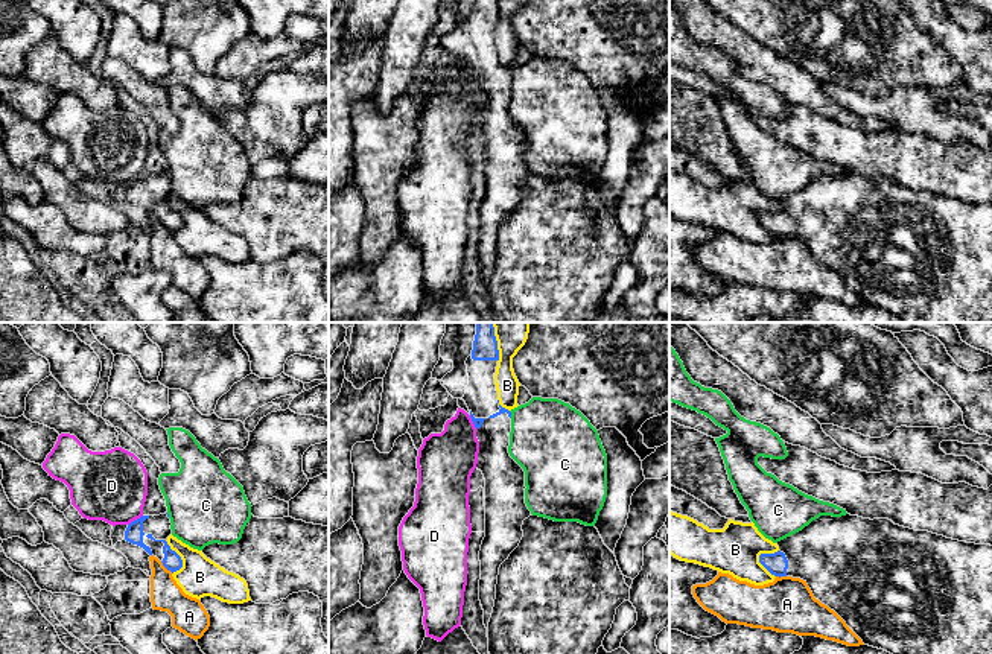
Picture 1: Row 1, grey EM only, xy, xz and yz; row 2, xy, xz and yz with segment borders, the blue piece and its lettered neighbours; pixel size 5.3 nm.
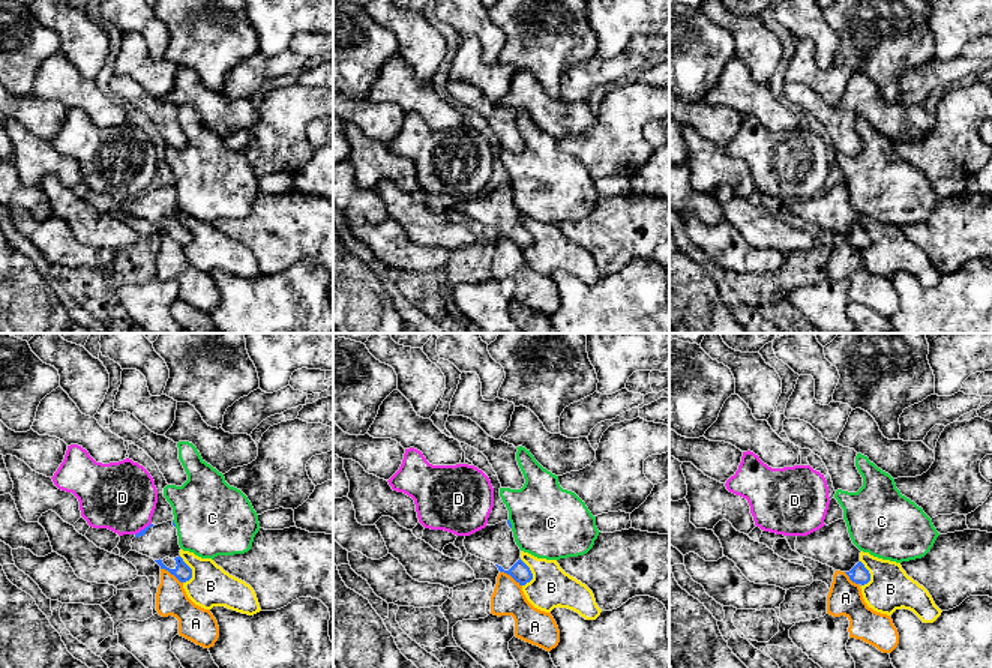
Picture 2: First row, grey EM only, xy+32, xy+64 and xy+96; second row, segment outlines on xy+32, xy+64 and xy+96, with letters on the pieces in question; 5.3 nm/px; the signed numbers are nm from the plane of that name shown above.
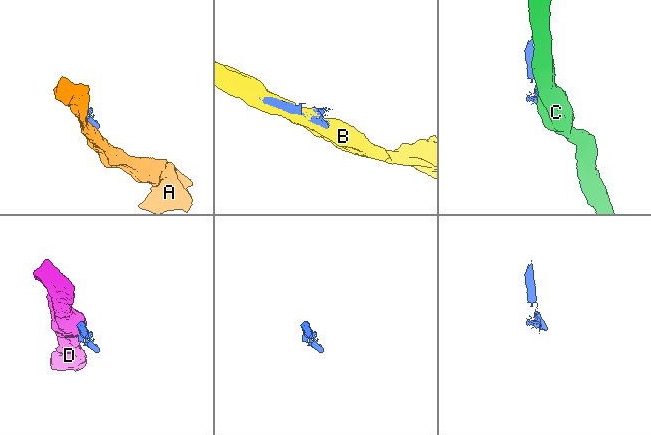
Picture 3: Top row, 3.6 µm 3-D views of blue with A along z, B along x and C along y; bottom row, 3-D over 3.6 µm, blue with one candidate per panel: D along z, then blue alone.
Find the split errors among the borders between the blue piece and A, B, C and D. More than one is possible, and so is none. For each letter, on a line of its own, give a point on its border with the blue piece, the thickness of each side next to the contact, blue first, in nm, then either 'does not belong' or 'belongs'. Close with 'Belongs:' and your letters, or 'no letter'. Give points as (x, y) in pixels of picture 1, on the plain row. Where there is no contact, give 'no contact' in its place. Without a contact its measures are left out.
A: xy (166, 227) | 100/170 nm | does not belong
B: yz (763, 224) | 120/260 nm | does not belong
C: xz (510, 73) | 30/420 nm | does not belong
D: xy (134, 180) | 100/380 nm | does not belong
Belongs: no letter

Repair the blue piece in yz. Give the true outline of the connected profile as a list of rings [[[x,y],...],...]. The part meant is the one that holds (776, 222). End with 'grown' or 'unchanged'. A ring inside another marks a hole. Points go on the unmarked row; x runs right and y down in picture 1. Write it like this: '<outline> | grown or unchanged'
[[[820,175],[802,190],[777,201],[779,210],[761,213],[759,222],[774,236],[803,239],[816,259],[834,269],[864,304],[881,307],[902,322],[992,322],[992,205],[946,198],[928,190],[914,190],[895,184],[889,178],[863,178],[858,175]]] | grown

